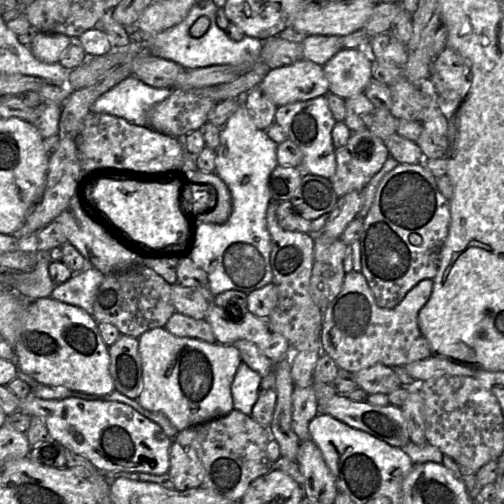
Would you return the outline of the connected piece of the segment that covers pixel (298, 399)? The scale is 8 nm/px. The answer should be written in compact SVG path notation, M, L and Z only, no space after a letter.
M312 386L297 387L292 394L292 426L300 441L311 439L309 423L319 414L319 404Z

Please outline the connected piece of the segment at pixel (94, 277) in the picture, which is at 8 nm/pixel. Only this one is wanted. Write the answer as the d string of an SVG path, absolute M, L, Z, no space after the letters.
M85 259L83 270L73 273L68 281L55 285L51 298L81 308L92 316L94 296L104 276Z

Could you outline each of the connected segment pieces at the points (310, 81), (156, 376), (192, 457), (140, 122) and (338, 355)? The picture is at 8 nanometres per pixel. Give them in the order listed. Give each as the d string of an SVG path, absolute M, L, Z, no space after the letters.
M305 59L271 68L258 86L276 106L306 101L329 92L323 67Z
M165 327L144 332L138 343L143 381L136 400L144 409L165 414L178 431L234 409L231 387L242 358L233 344L177 337Z
M173 440L169 452L169 473L178 491L201 487L204 467L196 451Z
M131 75L100 95L92 104L91 112L106 113L138 126L148 126L149 110L171 93L171 88L152 87Z
M347 272L340 293L323 312L322 352L328 354L339 368L350 373L376 364L404 367L428 358L431 356L431 349L419 329L418 313L429 300L432 289L432 279L421 280L407 292L398 305L385 309L377 305L361 272Z

